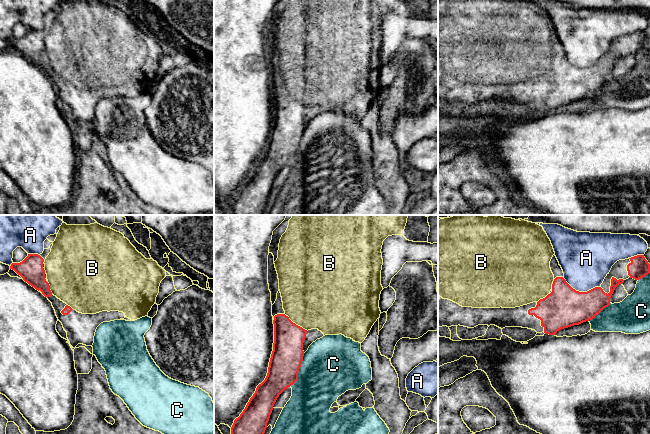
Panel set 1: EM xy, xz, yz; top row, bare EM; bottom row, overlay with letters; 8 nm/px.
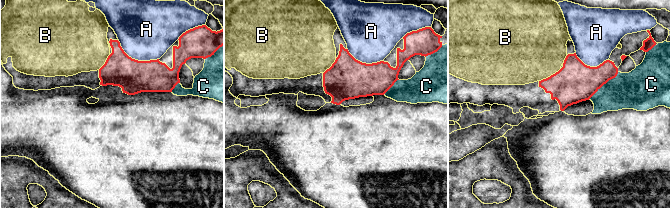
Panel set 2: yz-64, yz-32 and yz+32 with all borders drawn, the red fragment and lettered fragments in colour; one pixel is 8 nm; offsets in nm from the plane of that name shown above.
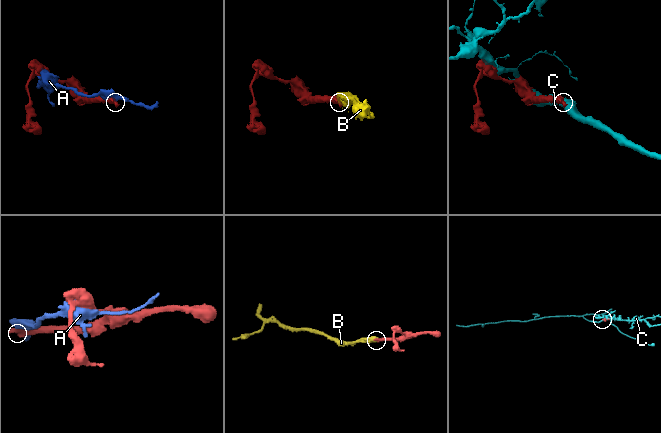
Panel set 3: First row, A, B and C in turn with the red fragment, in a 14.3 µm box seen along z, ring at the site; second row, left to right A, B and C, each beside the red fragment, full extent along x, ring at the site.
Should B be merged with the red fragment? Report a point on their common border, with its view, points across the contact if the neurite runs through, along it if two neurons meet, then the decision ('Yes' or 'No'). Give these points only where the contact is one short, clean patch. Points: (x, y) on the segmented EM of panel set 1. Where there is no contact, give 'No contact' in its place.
Touches red at xz (295, 324). Yes

